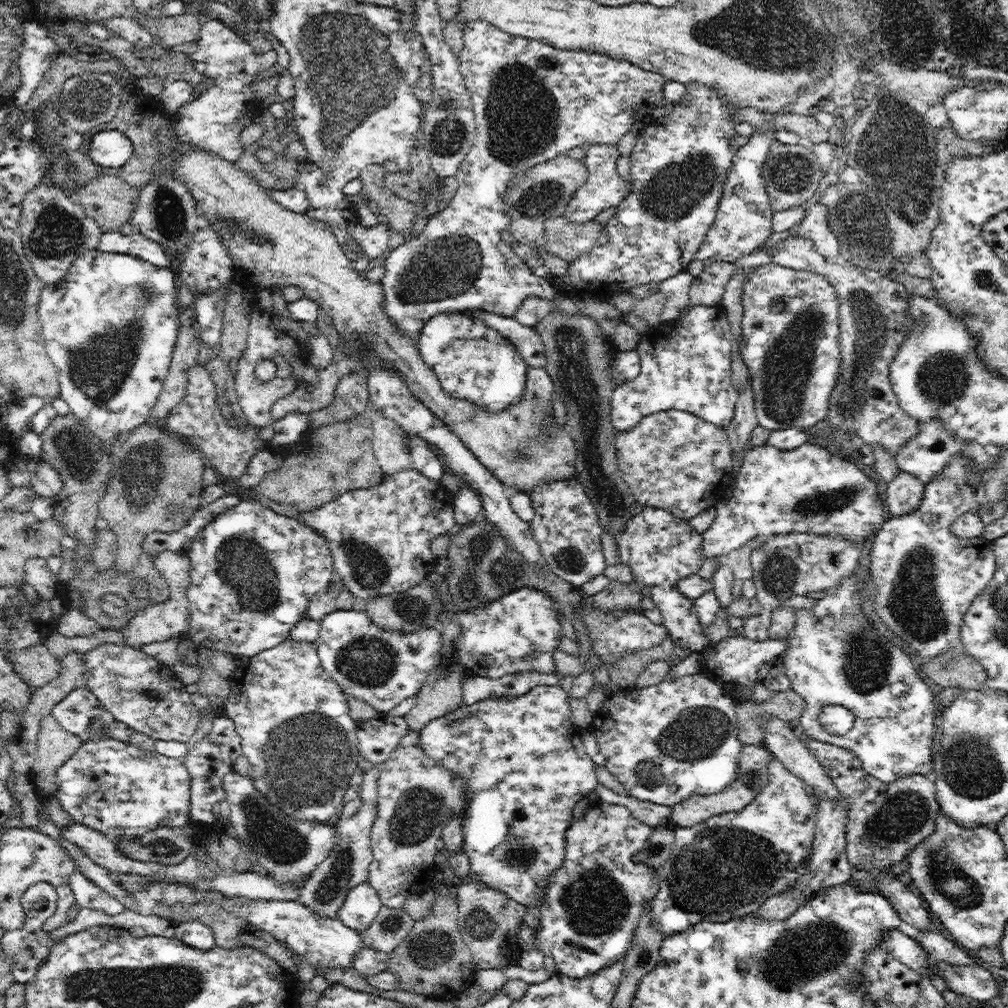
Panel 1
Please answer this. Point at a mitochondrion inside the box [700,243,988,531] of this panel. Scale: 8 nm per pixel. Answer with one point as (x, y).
(787, 367)

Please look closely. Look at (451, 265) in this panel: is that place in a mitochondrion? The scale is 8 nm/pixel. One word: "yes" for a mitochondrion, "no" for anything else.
yes

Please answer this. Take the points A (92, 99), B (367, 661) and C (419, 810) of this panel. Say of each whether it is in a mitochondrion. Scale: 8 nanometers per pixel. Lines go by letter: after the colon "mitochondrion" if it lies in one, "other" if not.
A: mitochondrion
B: mitochondrion
C: mitochondrion

